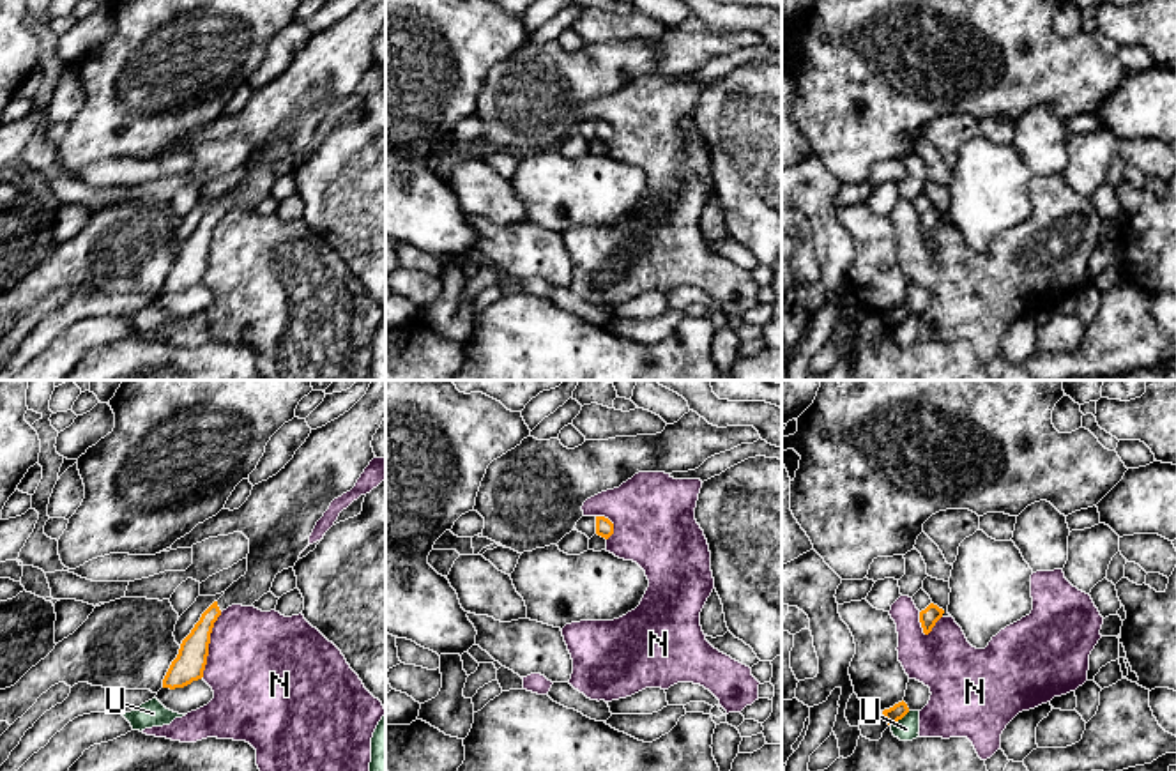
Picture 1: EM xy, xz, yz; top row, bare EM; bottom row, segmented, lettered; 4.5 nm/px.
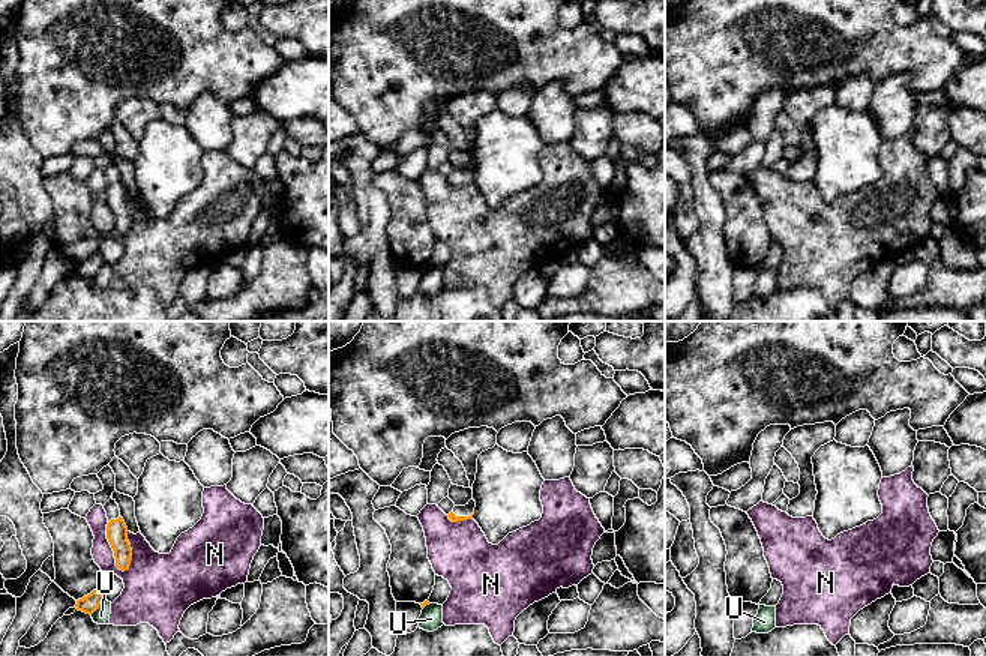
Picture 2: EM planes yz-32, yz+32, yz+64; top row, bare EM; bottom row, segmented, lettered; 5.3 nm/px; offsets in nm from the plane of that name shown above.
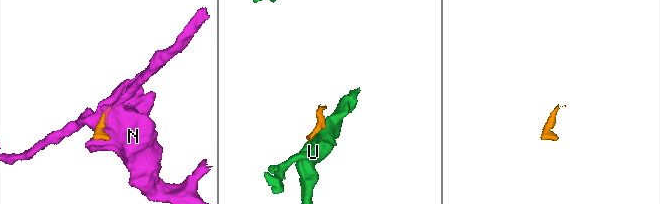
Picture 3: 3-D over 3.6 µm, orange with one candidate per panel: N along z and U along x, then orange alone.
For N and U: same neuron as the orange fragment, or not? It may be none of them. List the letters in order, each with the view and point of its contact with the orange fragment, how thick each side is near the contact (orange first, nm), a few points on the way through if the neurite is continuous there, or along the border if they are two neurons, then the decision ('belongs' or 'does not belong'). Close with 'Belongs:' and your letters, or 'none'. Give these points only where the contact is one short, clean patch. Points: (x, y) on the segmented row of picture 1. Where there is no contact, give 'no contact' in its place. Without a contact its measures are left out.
N: meets orange in xy at (207, 646); 140 nm thick on the orange side, 480 nm on the other; border along xy (221, 612), (211, 633), (207, 664), (200, 678); does not belong
U: meets orange in yz at (899, 718); 70 nm thick on the orange side, 110 nm on the other; border along yz (909, 711), (890, 725); does not belong
Belongs: none

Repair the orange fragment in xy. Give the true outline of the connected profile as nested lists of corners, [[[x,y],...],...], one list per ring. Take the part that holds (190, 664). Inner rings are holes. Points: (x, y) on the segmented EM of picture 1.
[[[371,380],[366,394],[343,416],[322,428],[311,430],[294,458],[272,477],[253,486],[251,495],[239,509],[221,509],[216,516],[198,523],[189,534],[177,539],[170,550],[191,548],[209,538],[242,532],[249,539],[248,571],[214,601],[182,640],[172,661],[163,688],[184,688],[203,677],[214,622],[232,605],[251,607],[271,592],[272,582],[283,569],[294,568],[301,552],[309,545],[317,522],[331,502],[350,492],[375,456],[371,440],[386,419],[386,380]]]

